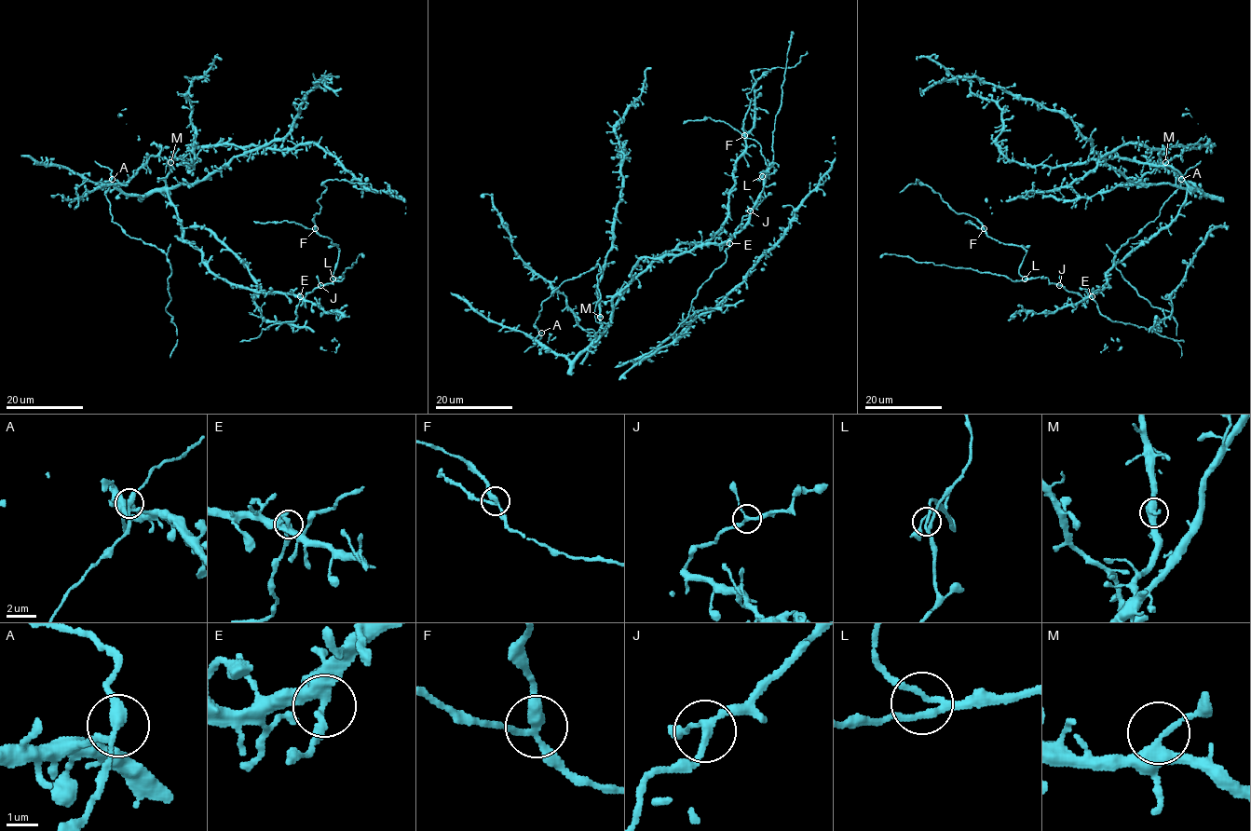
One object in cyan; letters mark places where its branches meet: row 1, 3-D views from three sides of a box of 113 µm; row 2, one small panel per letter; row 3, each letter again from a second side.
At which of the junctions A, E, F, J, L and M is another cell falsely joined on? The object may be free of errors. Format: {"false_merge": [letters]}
{"false_merge": ["F"]}

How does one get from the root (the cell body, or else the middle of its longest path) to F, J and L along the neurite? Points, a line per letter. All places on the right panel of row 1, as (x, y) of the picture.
F: (1170, 223), (1117, 262), (1104, 287), (1084, 298), (1047, 278), (1024, 278), (1019, 267), (1026, 251), (984, 229)
J: (1170, 223), (1117, 262), (1106, 273), (1106, 282), (1099, 292), (1082, 298), (1059, 285)
L: (1170, 223), (1117, 262), (1106, 273), (1104, 287), (1087, 297), (1082, 298), (1051, 283), (1047, 278), (1025, 279)

